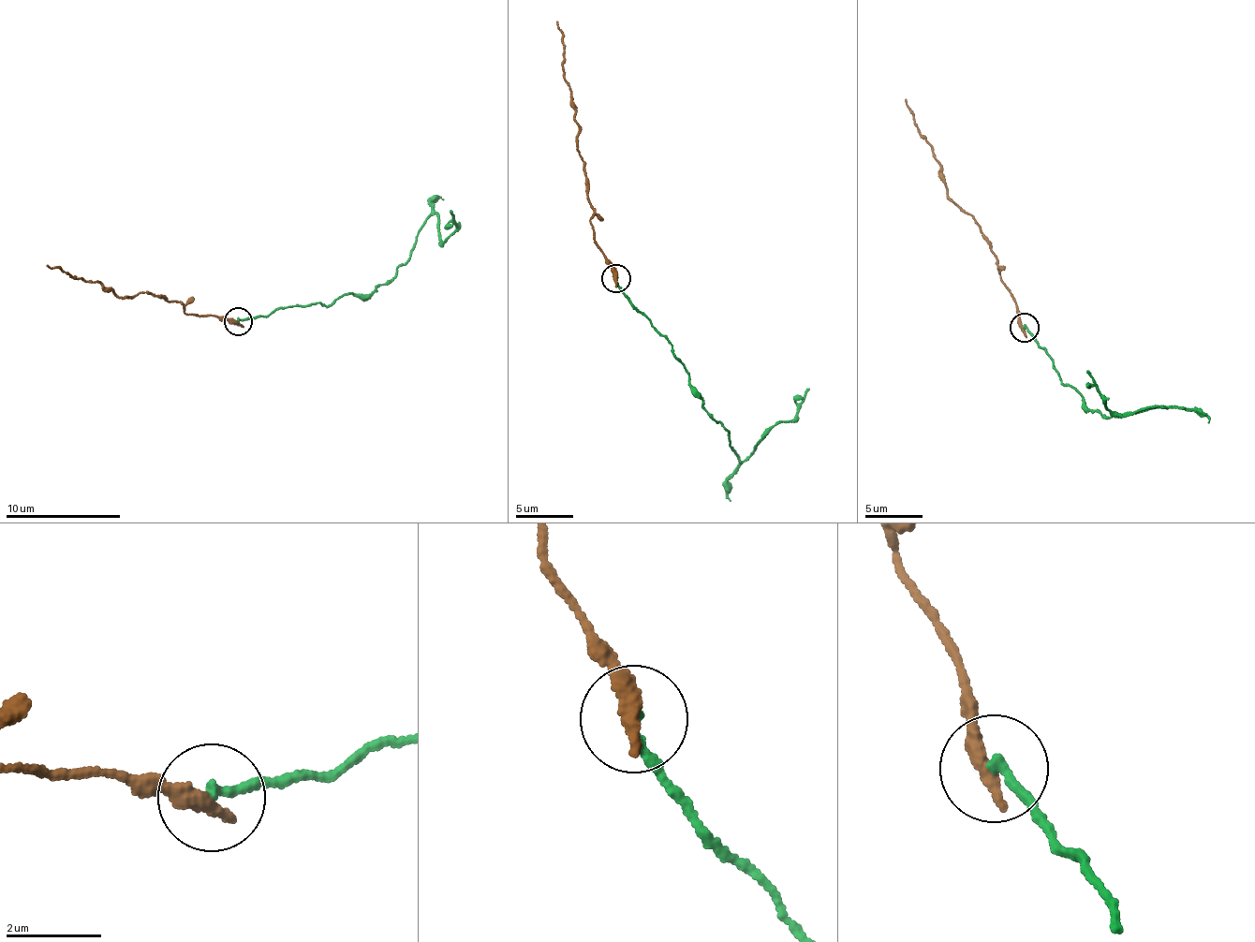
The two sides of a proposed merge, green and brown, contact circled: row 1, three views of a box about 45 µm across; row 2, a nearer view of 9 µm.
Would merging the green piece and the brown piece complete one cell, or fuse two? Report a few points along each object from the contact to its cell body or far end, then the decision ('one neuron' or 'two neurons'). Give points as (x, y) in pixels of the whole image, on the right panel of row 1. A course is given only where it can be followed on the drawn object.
course green (1025, 328), (1091, 410), (1118, 416), (1162, 408), (1113, 411), (1086, 372); course brown (1025, 328), (1000, 275), (1000, 269), (978, 225), (951, 199), (907, 98); two neurons

